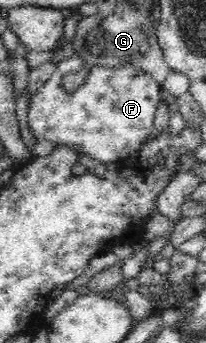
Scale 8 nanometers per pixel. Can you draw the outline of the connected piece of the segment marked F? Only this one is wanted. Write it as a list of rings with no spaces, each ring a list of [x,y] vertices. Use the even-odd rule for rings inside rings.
[[[77,53],[56,64],[51,78],[30,98],[30,132],[35,138],[52,142],[56,148],[69,146],[99,162],[125,162],[146,142],[157,106],[168,98],[151,73],[133,65],[91,67],[84,84],[68,94],[61,87],[61,78],[83,67],[85,60]]]

